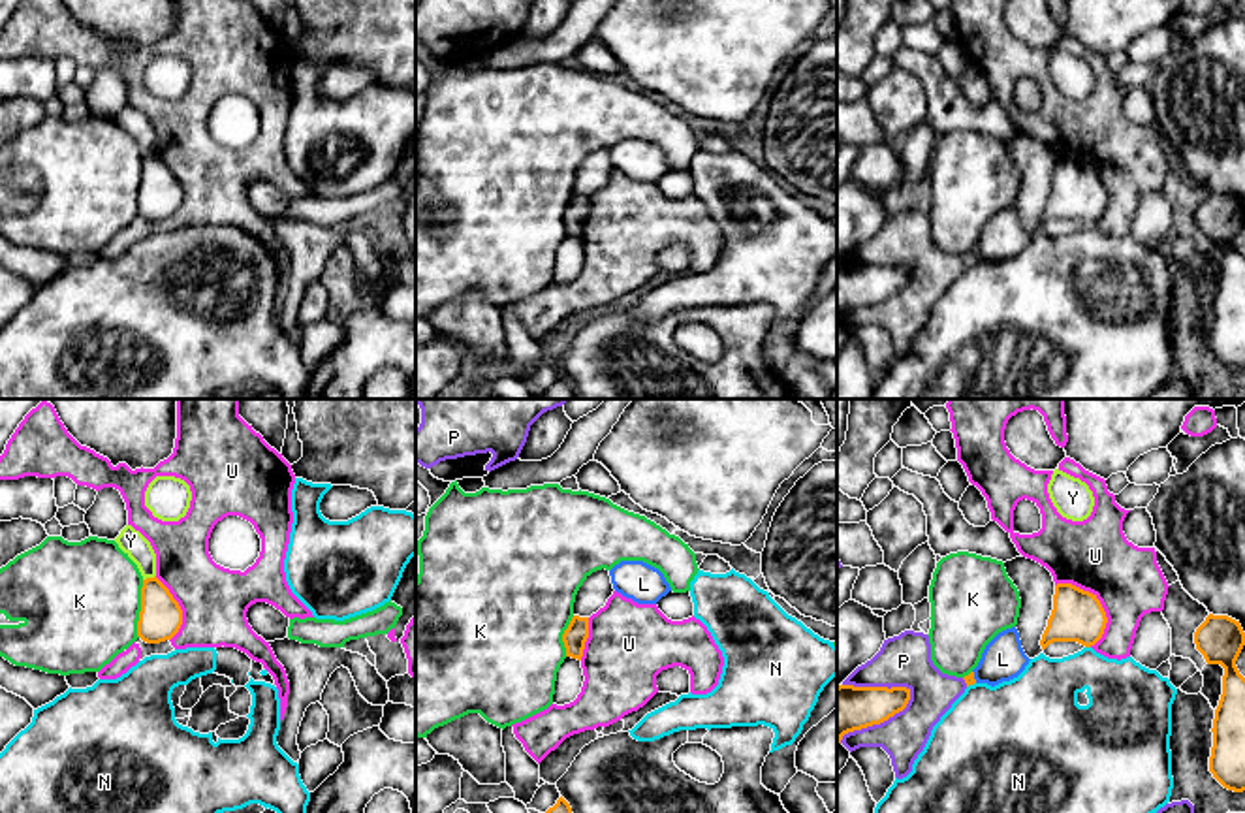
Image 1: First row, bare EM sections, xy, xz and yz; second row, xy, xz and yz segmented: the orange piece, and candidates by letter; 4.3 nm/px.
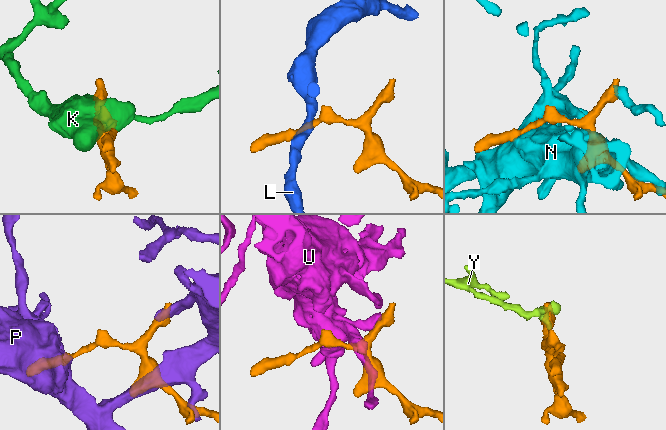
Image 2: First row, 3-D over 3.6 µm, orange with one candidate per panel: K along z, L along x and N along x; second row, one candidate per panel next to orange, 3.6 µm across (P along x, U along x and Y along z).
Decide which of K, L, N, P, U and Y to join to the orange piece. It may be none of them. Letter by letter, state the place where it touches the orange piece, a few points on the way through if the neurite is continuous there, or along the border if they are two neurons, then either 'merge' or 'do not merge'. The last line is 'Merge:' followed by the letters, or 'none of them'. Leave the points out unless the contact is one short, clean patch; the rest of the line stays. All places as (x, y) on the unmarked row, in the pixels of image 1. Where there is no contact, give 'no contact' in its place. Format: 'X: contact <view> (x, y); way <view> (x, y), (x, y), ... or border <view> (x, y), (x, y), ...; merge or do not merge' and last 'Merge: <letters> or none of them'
K: contact xy (141, 187); do not merge
L: contact yz (973, 255); border yz (973, 249), (977, 260); do not merge
N: contact yz (1087, 224); do not merge
P: contact yz (879, 302); do not merge
U: contact yz (1099, 181); do not merge
Y: contact xy (149, 157); border xy (155, 153), (143, 159); do not merge
Merge: none of them

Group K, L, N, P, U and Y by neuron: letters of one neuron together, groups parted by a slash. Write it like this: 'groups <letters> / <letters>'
groups K / L / N / P / U / Y

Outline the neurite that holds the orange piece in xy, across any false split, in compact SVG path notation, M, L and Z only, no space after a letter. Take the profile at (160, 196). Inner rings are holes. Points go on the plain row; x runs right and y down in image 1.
M154 154L143 158L137 215L147 222L171 218L182 203L182 188L169 167Z

